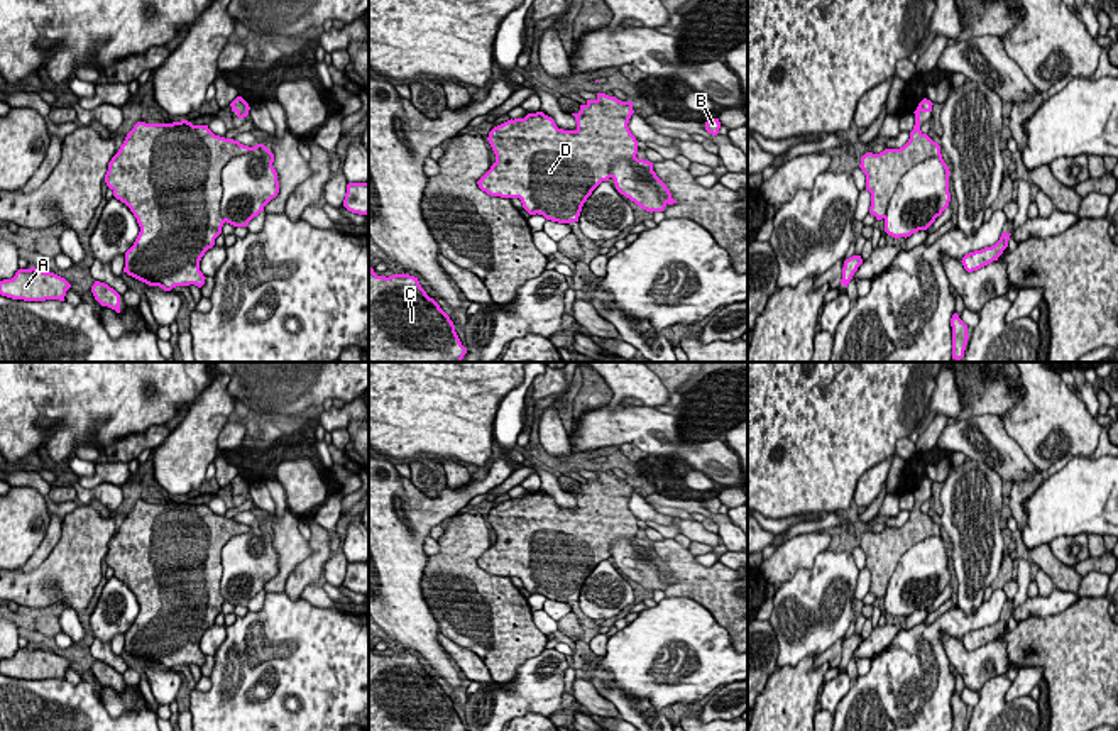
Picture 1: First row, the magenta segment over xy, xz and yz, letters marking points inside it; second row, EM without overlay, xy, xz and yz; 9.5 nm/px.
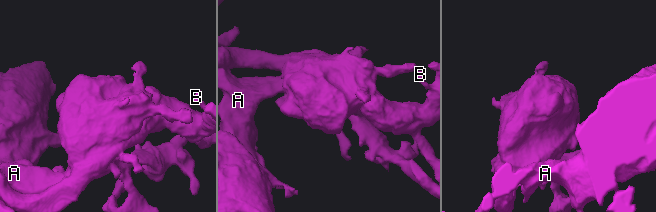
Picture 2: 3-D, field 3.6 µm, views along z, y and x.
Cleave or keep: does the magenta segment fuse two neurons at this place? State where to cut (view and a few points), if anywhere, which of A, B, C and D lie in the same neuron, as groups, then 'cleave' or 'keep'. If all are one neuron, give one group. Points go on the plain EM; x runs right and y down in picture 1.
cut in xy along (251, 527), (234, 535), (222, 549), (224, 601); A C D / B; cleave

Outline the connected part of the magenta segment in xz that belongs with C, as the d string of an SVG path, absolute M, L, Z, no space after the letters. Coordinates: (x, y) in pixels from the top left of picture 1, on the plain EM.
M369 641L369 731L467 731L455 704L409 653L377 655Z

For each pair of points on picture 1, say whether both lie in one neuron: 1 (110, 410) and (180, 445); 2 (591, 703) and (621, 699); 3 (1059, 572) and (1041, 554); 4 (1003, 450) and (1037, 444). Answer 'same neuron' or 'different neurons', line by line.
1: different neurons
2: different neurons
3: same neuron
4: different neurons

